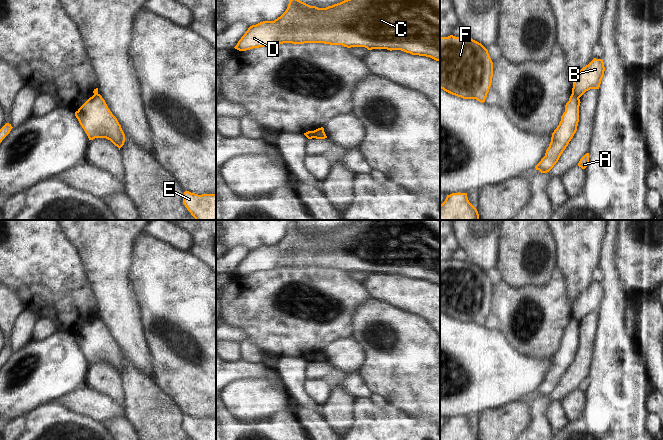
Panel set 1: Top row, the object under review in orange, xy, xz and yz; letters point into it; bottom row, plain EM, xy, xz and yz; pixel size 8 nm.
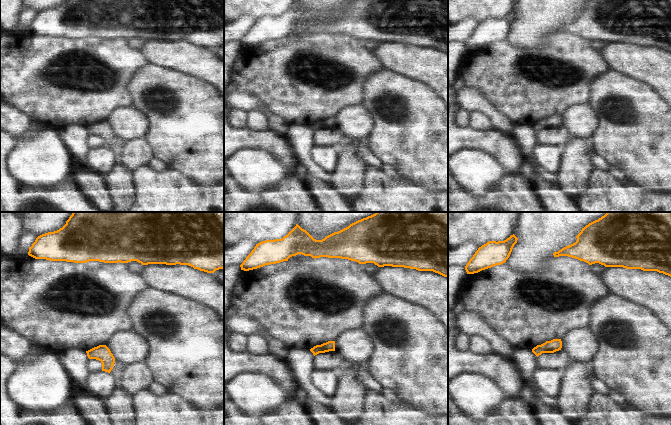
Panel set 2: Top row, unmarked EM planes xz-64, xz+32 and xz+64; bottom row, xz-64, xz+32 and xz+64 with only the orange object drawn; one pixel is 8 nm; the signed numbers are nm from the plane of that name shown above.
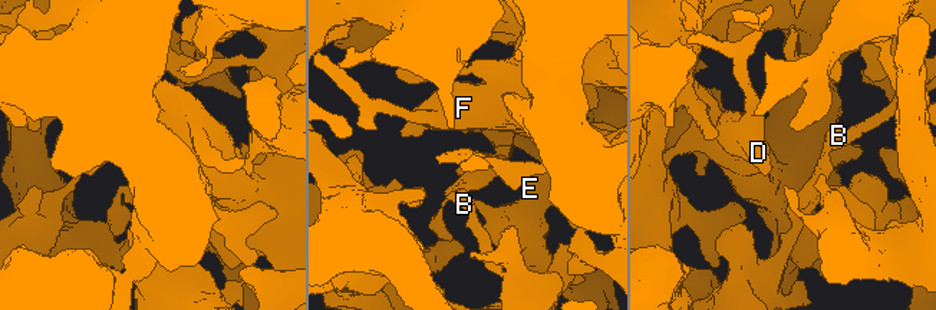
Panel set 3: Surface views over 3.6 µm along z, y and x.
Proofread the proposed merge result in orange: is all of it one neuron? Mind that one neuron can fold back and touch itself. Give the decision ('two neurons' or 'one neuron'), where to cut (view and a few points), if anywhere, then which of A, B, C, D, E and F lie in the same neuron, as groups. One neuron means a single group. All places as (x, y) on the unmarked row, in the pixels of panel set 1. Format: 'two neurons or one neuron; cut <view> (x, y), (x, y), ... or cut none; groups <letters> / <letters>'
two neurons; cut yz (572, 317), (579, 321); groups A C D E F / B

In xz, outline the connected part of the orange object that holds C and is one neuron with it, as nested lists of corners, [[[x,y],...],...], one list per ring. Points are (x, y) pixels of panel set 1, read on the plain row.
[[[293,220],[280,241],[250,250],[234,272],[246,275],[283,267],[324,267],[347,272],[365,271],[368,274],[401,274],[440,285],[440,220],[355,220],[326,232],[310,230]]]

